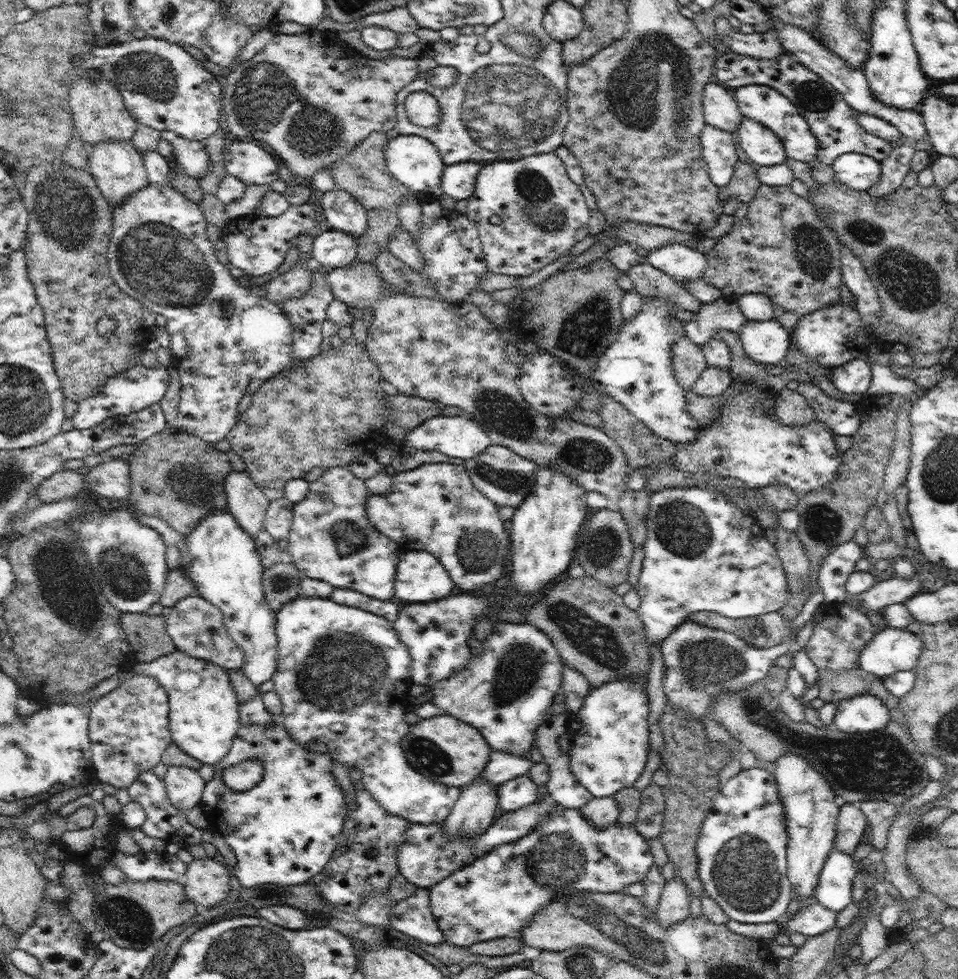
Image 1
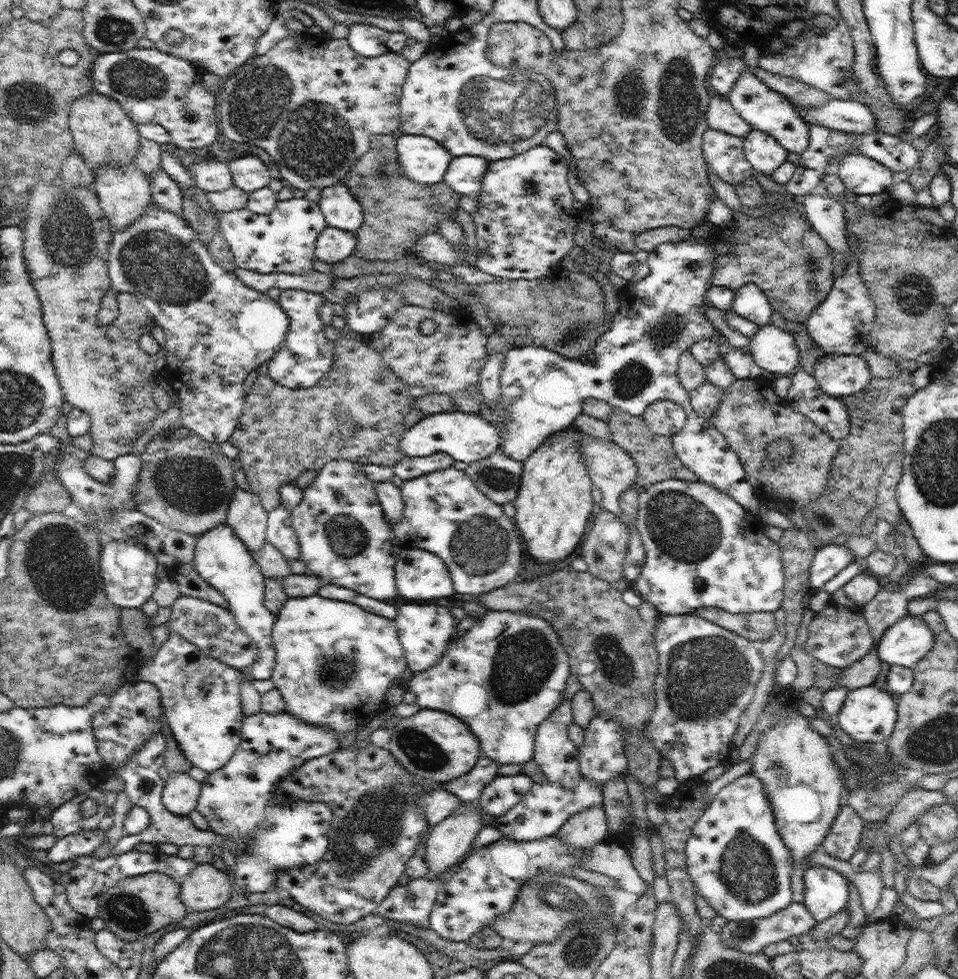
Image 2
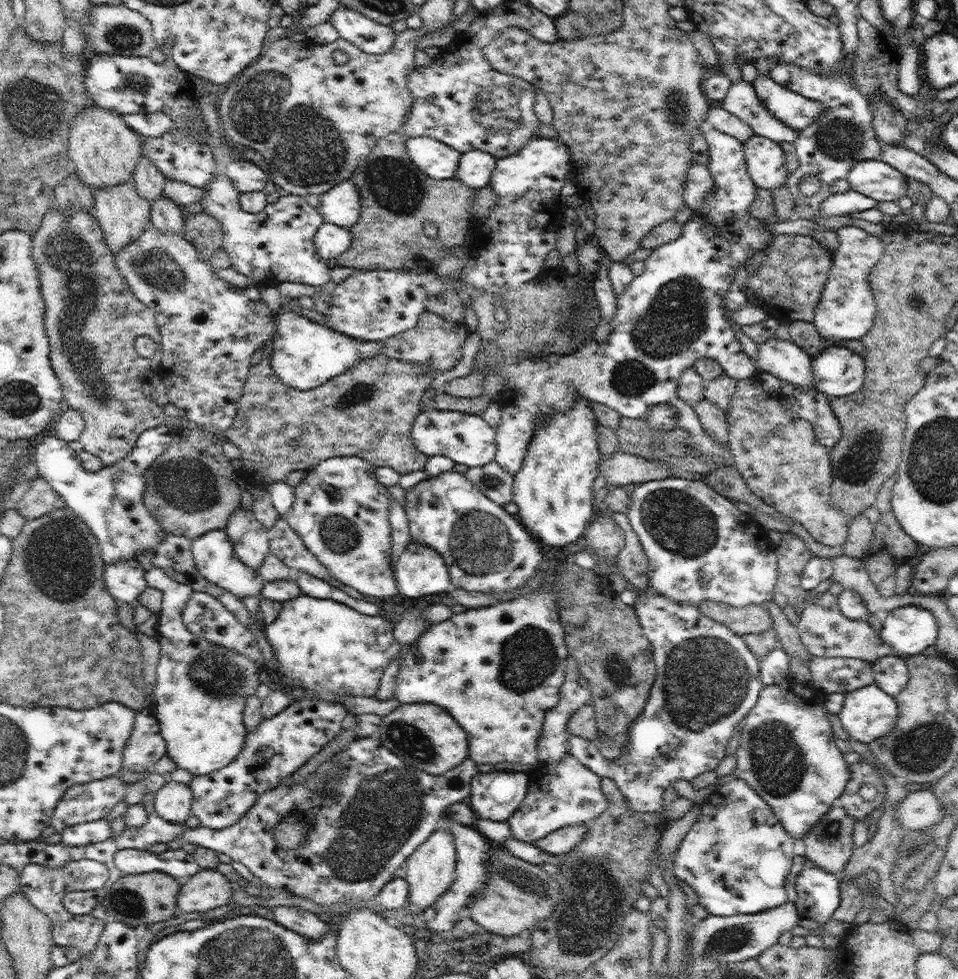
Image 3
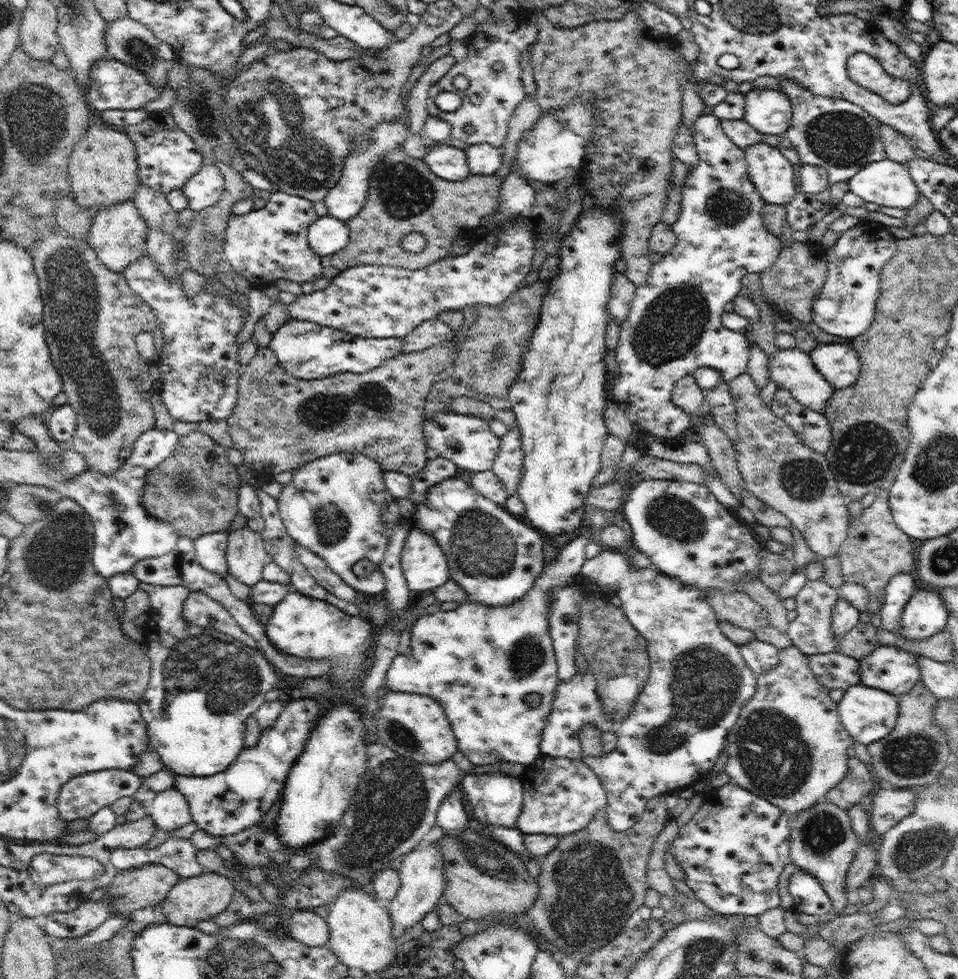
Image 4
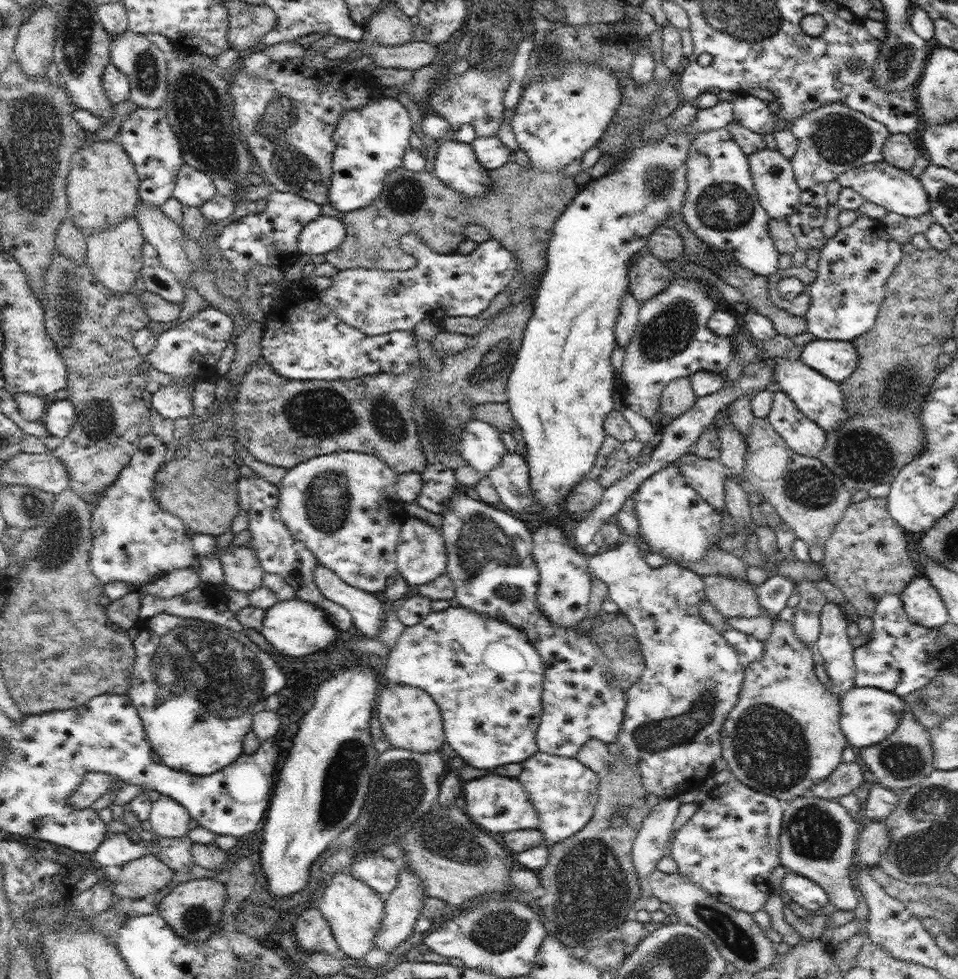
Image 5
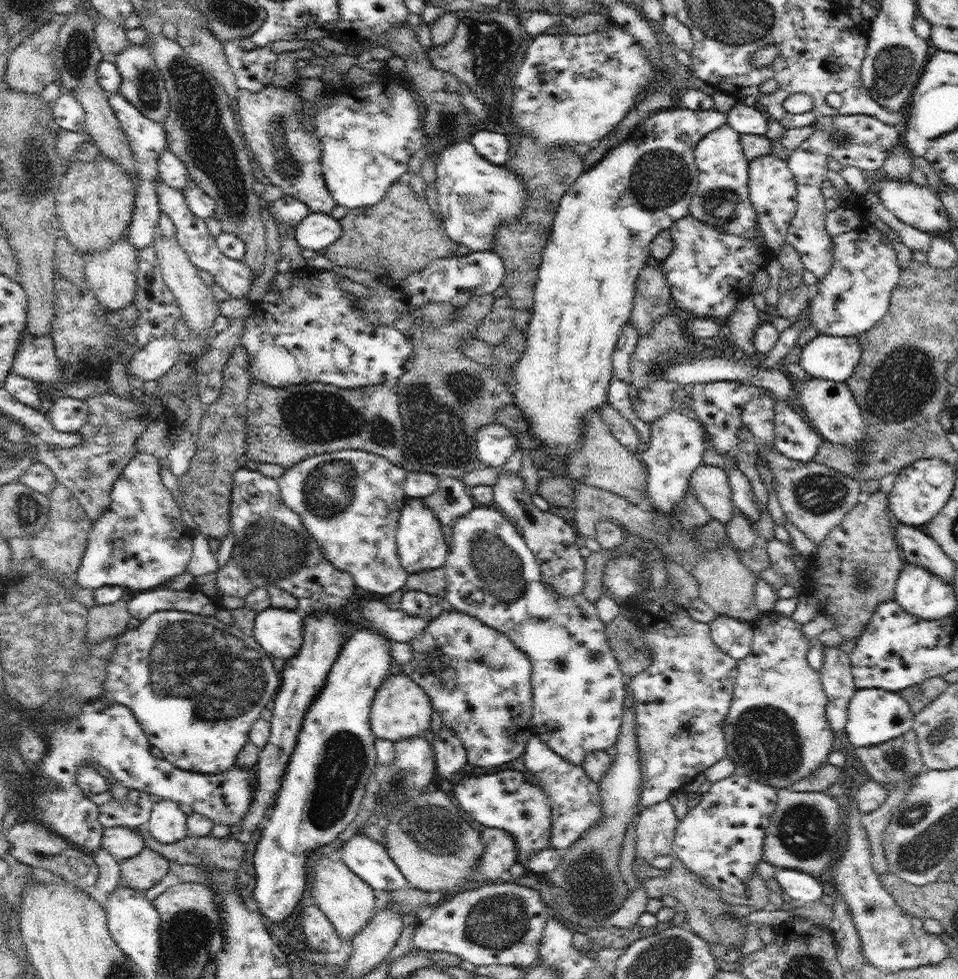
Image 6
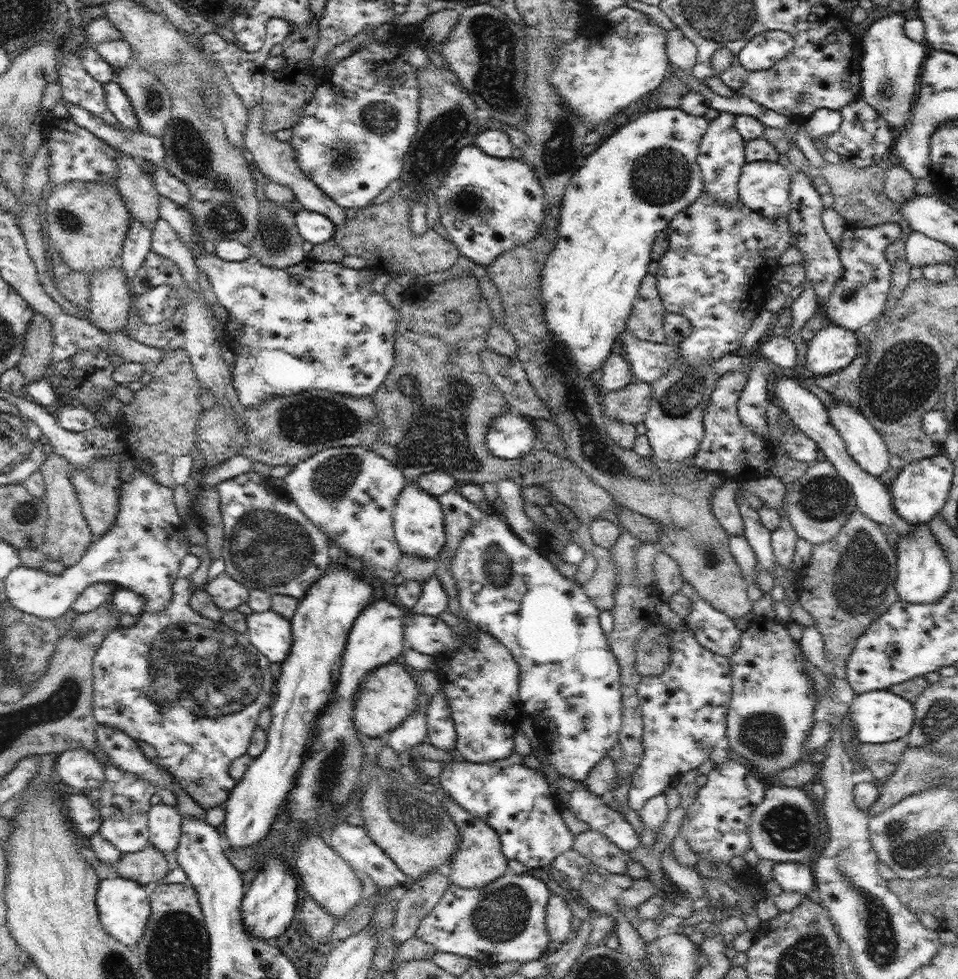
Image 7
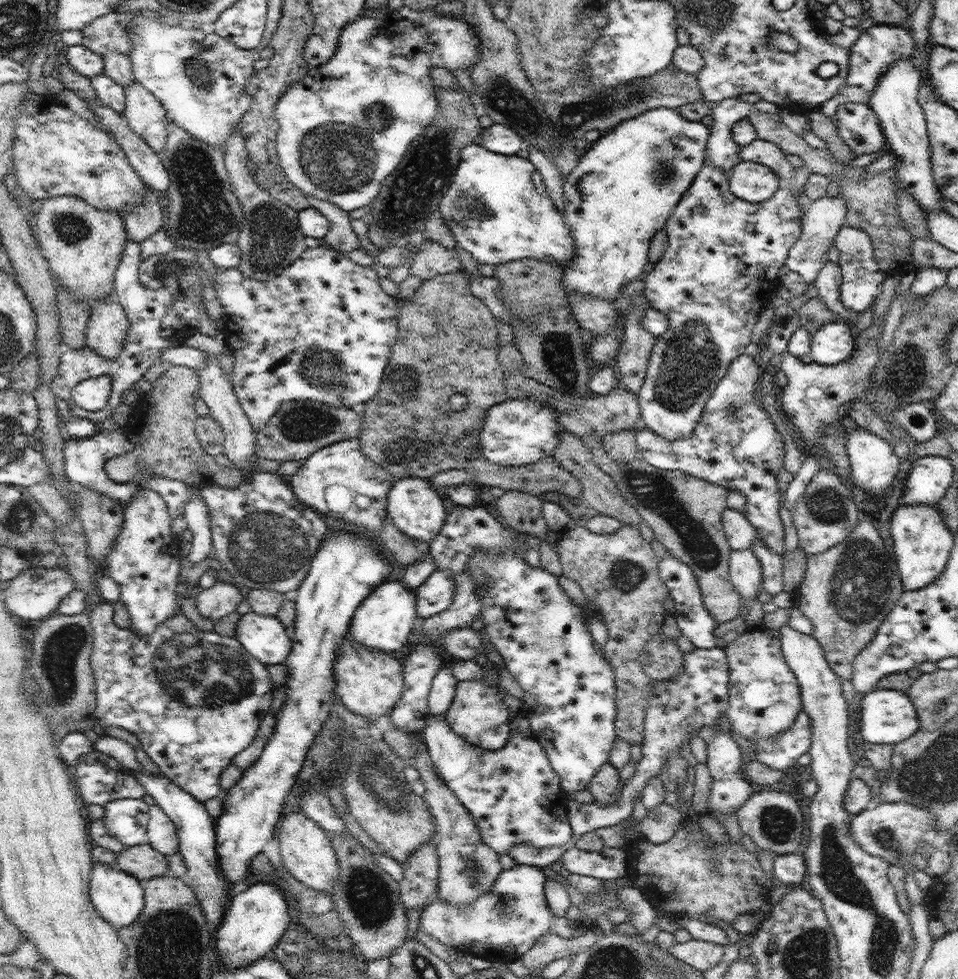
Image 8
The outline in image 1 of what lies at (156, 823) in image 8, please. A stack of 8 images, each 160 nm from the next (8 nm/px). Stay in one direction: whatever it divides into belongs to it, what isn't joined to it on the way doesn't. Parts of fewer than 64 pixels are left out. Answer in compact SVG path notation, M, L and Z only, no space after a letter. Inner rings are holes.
M171 766L163 778L170 803L178 810L186 810L199 805L205 789L198 770L188 767Z

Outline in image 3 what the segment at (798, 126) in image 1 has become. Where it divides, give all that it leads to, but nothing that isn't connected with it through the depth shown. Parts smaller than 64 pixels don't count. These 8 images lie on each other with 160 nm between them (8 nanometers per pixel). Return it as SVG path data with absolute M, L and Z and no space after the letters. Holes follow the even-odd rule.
M740 77L731 83L726 96L719 102L728 112L748 124L756 134L774 142L794 142L799 132L776 120L766 105L757 97L754 85Z

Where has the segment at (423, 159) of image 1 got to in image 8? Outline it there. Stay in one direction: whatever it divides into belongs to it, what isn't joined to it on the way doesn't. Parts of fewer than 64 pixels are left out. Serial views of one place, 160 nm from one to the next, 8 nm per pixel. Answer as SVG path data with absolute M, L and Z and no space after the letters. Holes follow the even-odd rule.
M479 141L465 146L452 184L439 200L439 211L446 226L455 236L459 248L472 253L479 264L499 265L523 258L556 261L565 269L572 262L575 246L571 230L564 222L563 213L552 203L542 176L528 159L506 156L486 150Z

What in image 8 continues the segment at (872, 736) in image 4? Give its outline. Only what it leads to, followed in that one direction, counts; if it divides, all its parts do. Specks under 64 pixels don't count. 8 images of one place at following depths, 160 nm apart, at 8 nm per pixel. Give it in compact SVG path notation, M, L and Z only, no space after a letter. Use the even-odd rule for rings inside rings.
M875 688L862 698L860 732L865 741L876 745L895 745L910 738L918 731L917 712L910 697L904 691Z

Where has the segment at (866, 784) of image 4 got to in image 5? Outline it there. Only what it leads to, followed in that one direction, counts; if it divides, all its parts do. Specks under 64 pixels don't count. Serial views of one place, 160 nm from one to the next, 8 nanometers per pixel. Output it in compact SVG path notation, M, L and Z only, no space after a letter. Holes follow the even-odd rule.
M854 762L841 763L826 780L815 784L811 793L817 797L838 800L841 796L852 794L864 782L861 767Z

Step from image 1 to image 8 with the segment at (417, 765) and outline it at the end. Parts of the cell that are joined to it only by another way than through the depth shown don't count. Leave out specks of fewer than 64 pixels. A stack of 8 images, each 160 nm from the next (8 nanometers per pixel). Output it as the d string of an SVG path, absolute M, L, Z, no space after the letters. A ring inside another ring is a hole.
M349 634L345 636L341 655L335 660L335 682L335 690L349 712L375 721L391 714L405 689L403 665L395 657L384 650L359 644Z

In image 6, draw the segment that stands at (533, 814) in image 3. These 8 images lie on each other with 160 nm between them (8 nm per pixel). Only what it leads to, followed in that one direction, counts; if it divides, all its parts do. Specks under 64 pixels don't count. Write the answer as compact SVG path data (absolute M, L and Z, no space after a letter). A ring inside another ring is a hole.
M535 734L528 740L524 755L524 764L531 774L538 777L539 784L548 795L548 803L552 808L552 836L550 836L550 847L556 850L566 850L576 843L581 835L598 826L602 820L602 800L599 793L599 783L594 782L582 765L575 765L559 754L556 754L548 745L544 744Z

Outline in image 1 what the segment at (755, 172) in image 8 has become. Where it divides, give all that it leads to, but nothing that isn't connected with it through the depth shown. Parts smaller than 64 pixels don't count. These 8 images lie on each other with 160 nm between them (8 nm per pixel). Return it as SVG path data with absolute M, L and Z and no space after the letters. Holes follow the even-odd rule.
M743 117L735 135L748 158L760 166L784 163L787 156L780 137L752 119Z

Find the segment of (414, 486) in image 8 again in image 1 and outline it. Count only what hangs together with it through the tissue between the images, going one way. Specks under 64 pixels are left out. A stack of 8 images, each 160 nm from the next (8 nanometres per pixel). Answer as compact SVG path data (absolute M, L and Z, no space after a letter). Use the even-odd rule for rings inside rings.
M425 550L401 553L394 587L397 602L430 602L446 598L454 586L438 557Z

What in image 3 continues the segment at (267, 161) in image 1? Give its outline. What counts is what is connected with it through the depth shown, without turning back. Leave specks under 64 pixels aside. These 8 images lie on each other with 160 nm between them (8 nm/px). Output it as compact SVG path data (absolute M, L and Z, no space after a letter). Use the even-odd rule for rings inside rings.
M246 160L229 162L223 171L239 193L262 191L270 180L258 165Z

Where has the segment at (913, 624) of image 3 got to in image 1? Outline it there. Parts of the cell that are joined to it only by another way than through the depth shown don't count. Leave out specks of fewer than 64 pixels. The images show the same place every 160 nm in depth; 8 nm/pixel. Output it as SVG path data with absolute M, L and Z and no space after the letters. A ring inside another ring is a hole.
M886 626L859 650L857 661L865 672L888 677L898 671L913 670L922 647L921 638L907 627Z

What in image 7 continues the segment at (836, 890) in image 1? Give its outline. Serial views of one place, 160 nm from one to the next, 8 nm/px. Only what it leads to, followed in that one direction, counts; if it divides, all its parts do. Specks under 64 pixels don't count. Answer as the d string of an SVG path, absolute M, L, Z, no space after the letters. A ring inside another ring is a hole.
M775 862L772 876L784 891L797 892L803 896L808 896L815 889L814 876L808 864Z

